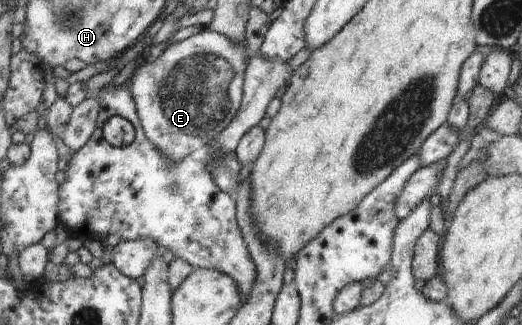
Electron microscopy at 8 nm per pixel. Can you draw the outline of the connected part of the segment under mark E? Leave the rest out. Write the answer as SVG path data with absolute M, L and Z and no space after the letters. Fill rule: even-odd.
M203 29L181 42L169 42L155 61L147 57L128 81L139 120L146 139L154 149L170 162L178 162L188 155L200 155L231 124L238 112L243 96L244 73L249 51L244 44L236 45L221 33Z

